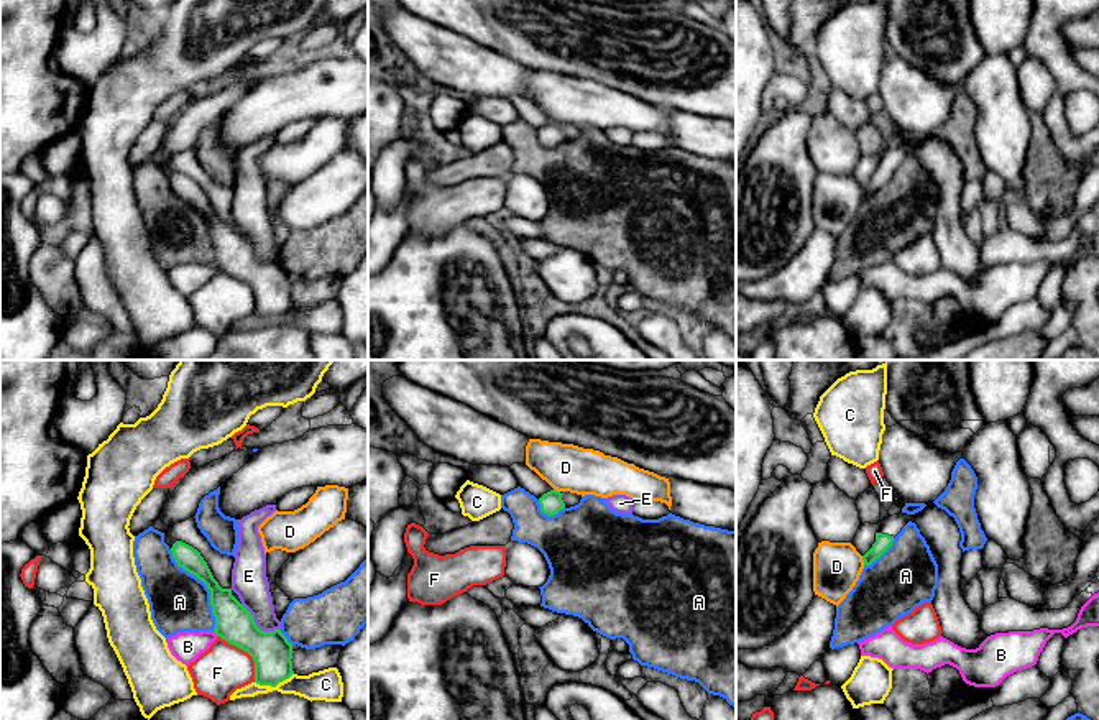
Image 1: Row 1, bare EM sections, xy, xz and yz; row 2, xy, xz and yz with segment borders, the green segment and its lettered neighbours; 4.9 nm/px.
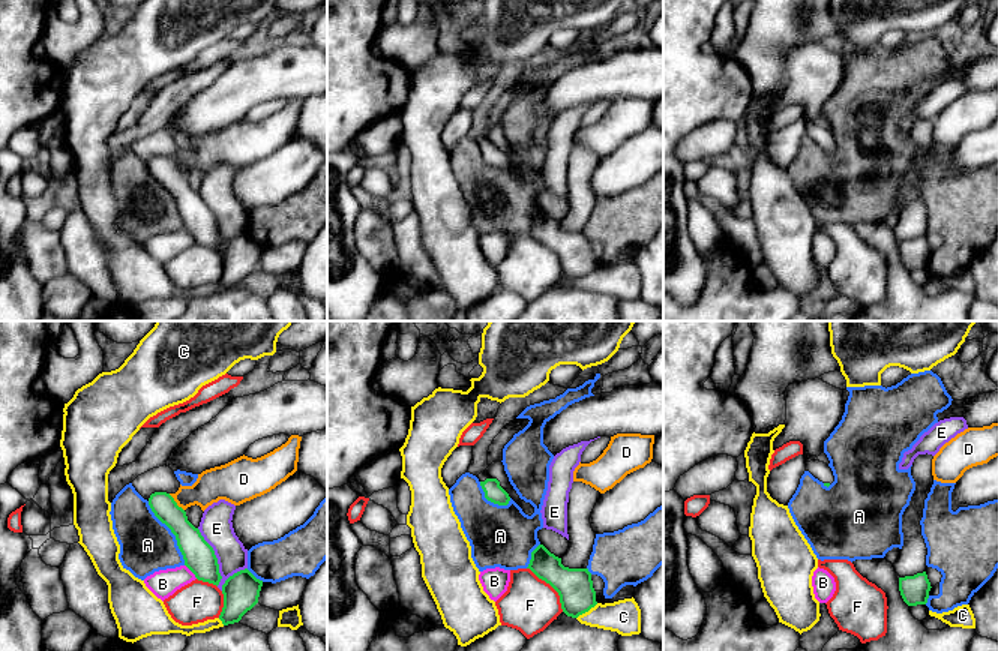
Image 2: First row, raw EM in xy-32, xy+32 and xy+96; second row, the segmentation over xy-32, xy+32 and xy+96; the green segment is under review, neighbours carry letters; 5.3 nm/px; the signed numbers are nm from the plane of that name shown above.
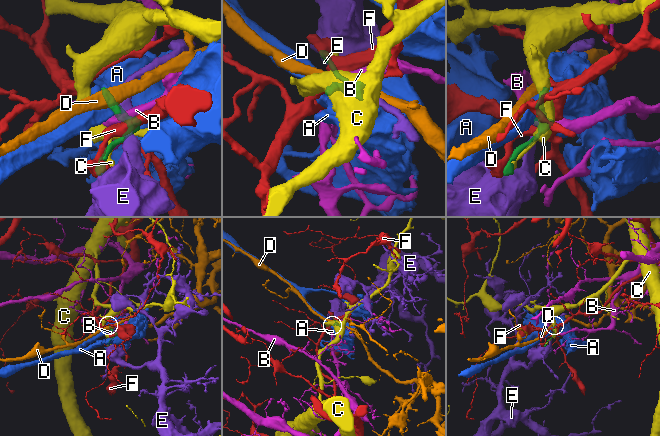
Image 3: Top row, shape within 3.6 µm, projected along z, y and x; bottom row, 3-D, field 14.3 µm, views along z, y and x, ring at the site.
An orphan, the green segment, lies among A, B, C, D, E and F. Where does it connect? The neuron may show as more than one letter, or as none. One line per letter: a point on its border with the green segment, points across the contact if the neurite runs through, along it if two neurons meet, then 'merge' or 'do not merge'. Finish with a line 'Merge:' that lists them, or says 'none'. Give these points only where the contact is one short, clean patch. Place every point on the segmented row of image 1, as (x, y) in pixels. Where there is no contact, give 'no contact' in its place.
A: contact xy (207, 587); do not merge
B: contact xy (216, 633); do not merge
C: contact xy (273, 686); do not merge
D: contact yz (863, 559); border yz (861, 556), (864, 564); do not merge
E: contact xy (257, 627); do not merge
F: contact xy (247, 651); do not merge
Merge: none

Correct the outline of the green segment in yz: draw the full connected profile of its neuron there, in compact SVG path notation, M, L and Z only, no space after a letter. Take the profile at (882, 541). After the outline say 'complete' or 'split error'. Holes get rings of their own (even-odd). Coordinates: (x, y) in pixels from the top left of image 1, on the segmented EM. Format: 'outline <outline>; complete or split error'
outline M931 501L915 515L887 516L876 533L876 542L862 556L864 565L879 559L908 521L917 524L938 564L938 587L931 605L941 626L941 636L966 649L979 648L987 635L981 630L979 615L964 600L961 590L961 533L954 518L945 510Z; split error

